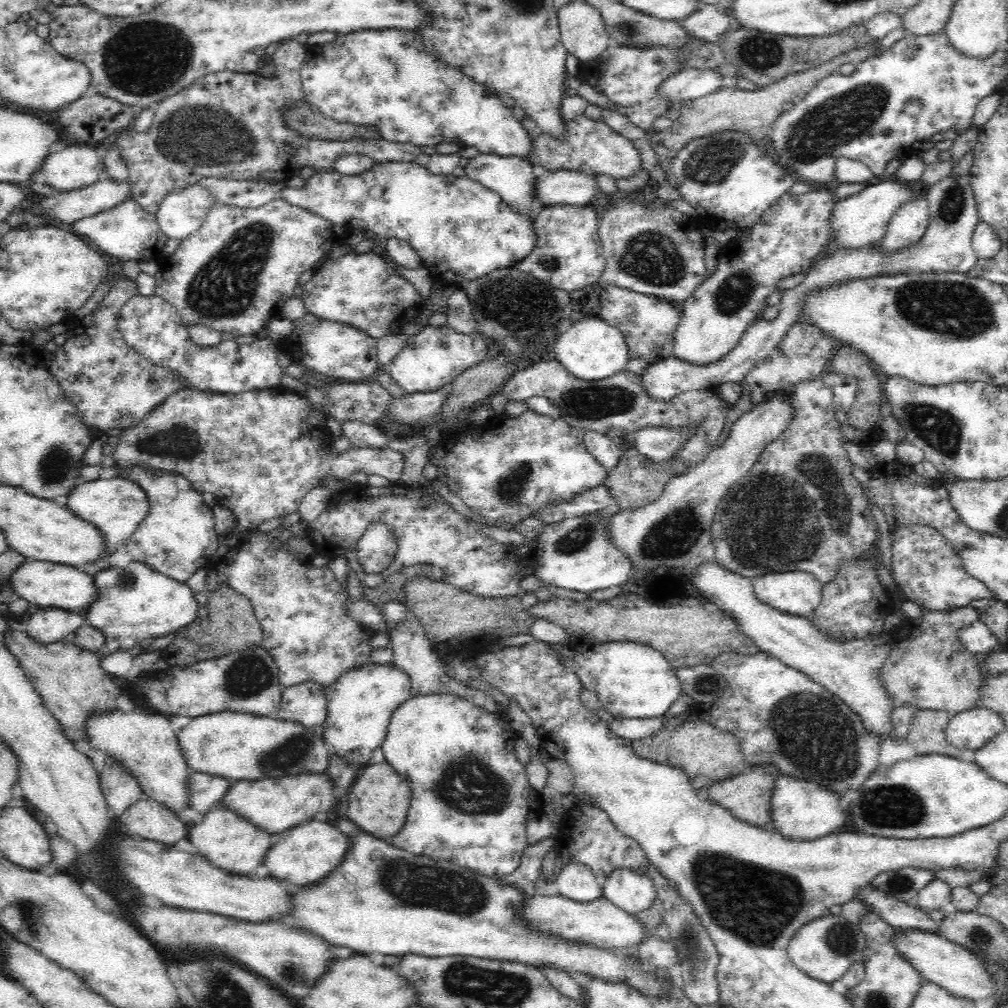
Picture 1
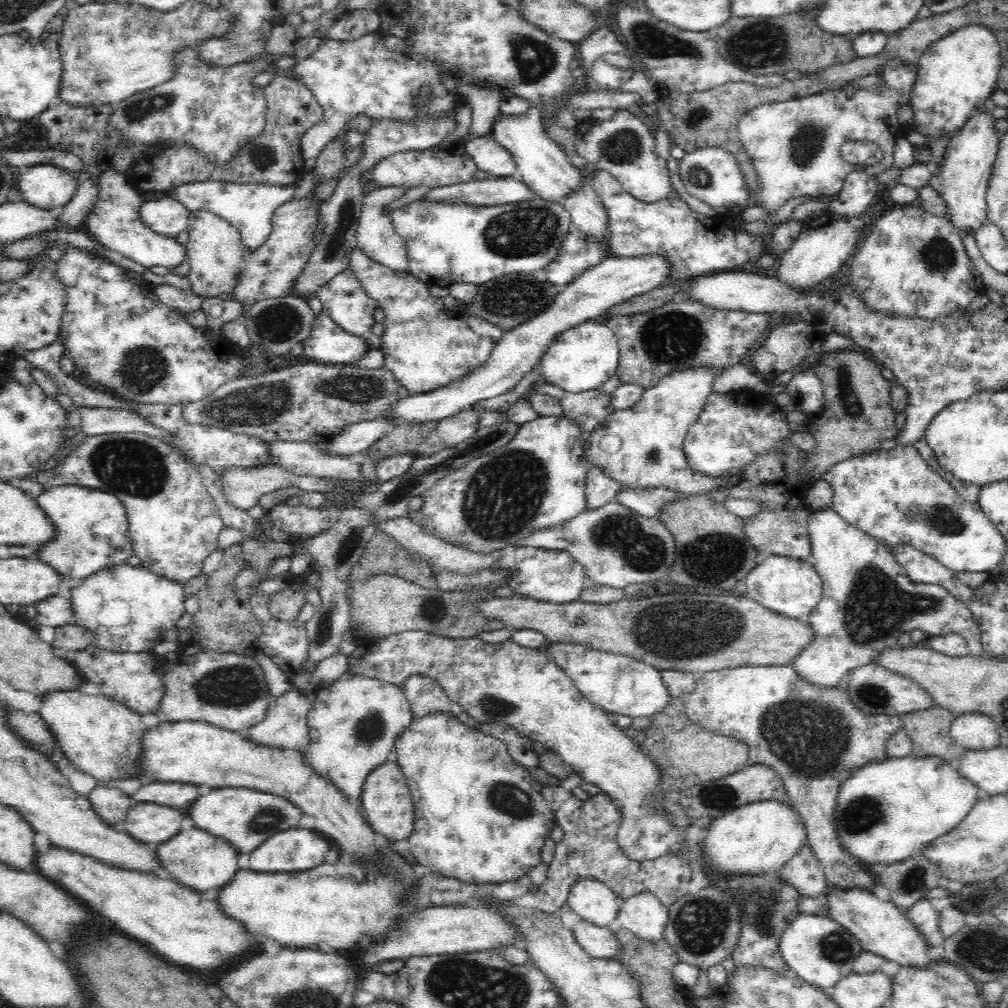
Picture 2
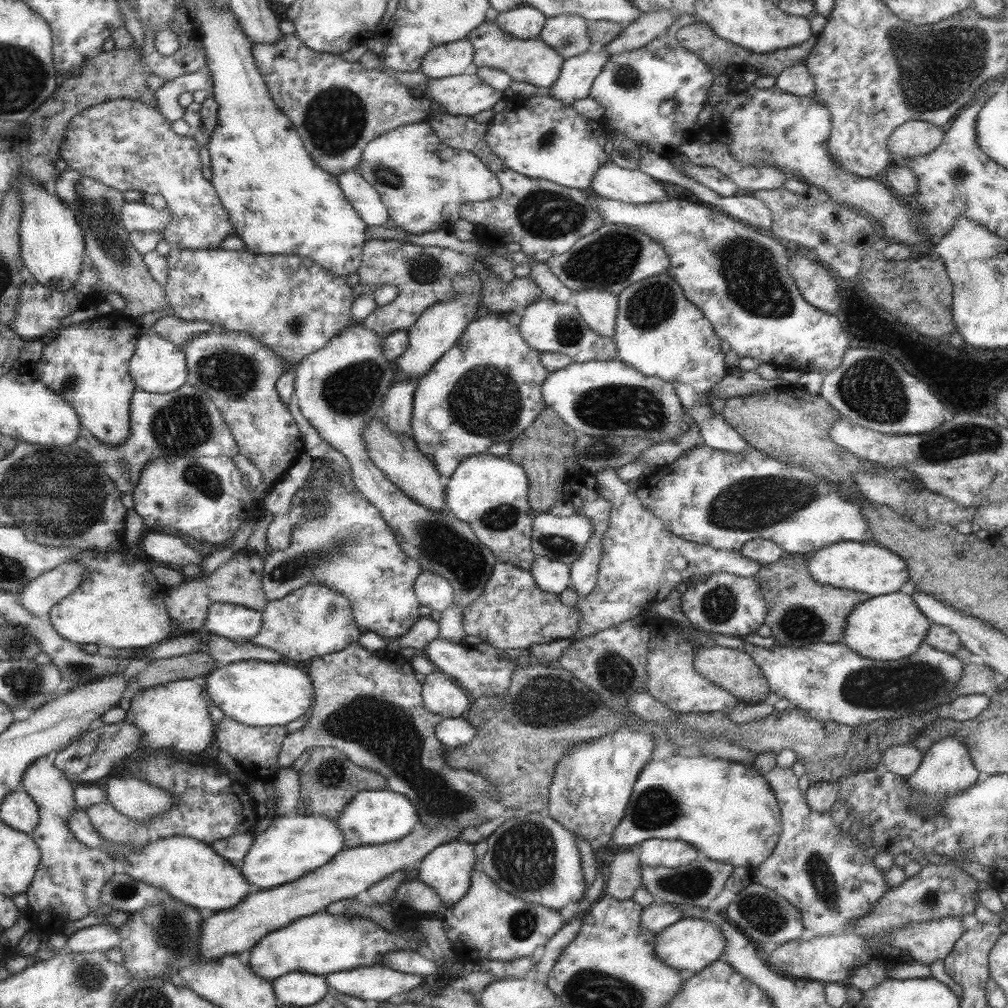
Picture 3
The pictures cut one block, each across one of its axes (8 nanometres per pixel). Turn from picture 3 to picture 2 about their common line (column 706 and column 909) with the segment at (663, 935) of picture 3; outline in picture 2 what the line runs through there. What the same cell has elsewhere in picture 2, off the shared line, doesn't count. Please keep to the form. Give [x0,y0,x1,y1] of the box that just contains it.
[824,890,938,968]

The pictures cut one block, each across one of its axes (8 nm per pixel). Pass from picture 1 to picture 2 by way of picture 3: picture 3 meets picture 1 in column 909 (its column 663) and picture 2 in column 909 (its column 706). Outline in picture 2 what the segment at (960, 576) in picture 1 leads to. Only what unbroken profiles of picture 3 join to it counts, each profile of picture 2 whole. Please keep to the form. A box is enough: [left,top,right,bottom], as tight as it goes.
[890,546,972,604]

